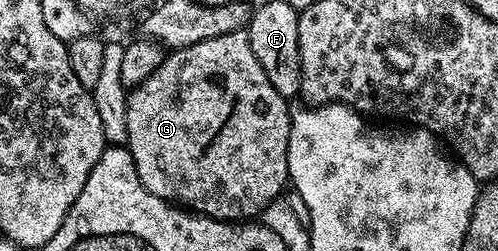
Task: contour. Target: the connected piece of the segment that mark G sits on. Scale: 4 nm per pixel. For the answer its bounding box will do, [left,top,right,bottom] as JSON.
[126,30,291,220]

